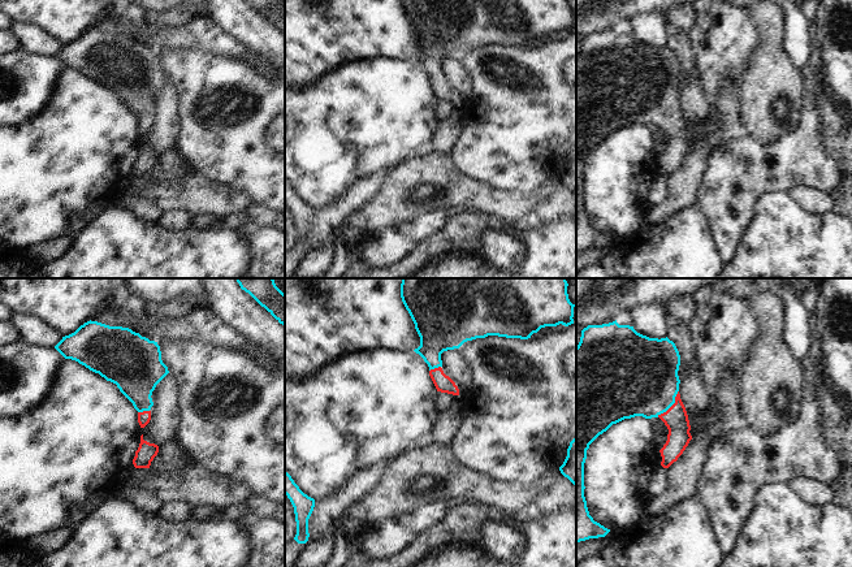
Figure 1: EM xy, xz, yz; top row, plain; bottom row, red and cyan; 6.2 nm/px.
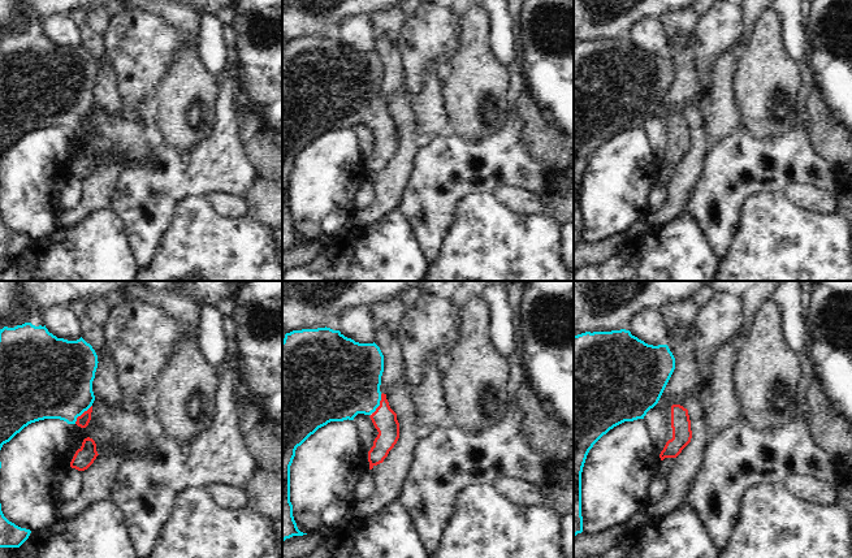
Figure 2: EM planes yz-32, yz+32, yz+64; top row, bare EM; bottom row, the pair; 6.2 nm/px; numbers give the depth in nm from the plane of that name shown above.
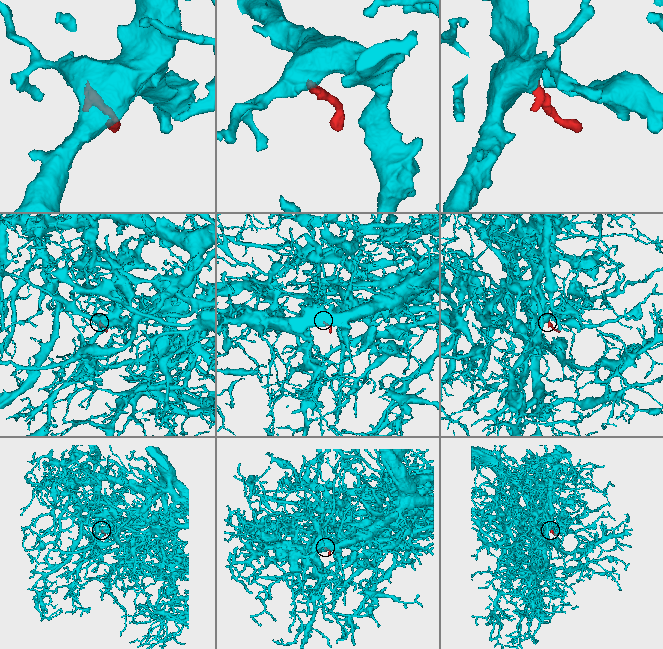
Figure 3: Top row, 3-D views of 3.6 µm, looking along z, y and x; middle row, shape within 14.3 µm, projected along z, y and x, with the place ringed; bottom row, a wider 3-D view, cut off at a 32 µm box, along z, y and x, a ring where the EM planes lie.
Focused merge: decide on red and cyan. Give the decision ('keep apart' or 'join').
join

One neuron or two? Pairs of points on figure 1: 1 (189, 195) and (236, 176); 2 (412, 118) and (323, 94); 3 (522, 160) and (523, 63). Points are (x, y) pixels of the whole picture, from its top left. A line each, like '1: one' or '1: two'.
1: two
2: one
3: one

